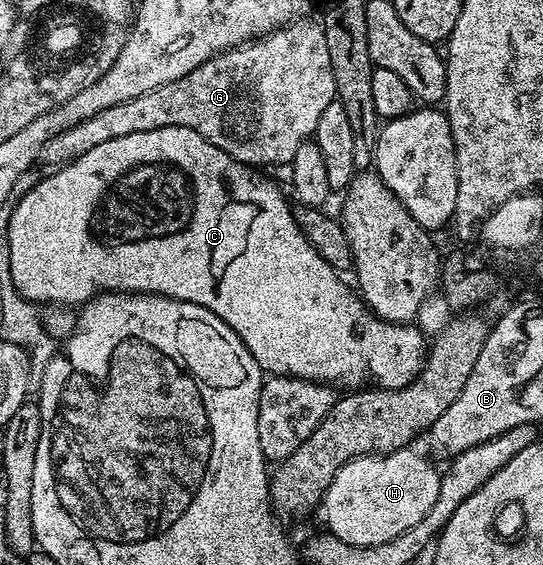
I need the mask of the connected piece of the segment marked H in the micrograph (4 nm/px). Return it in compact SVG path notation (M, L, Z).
M413 449L390 455L367 455L344 463L325 491L323 512L327 531L355 546L382 545L418 525L439 495L442 476Z

